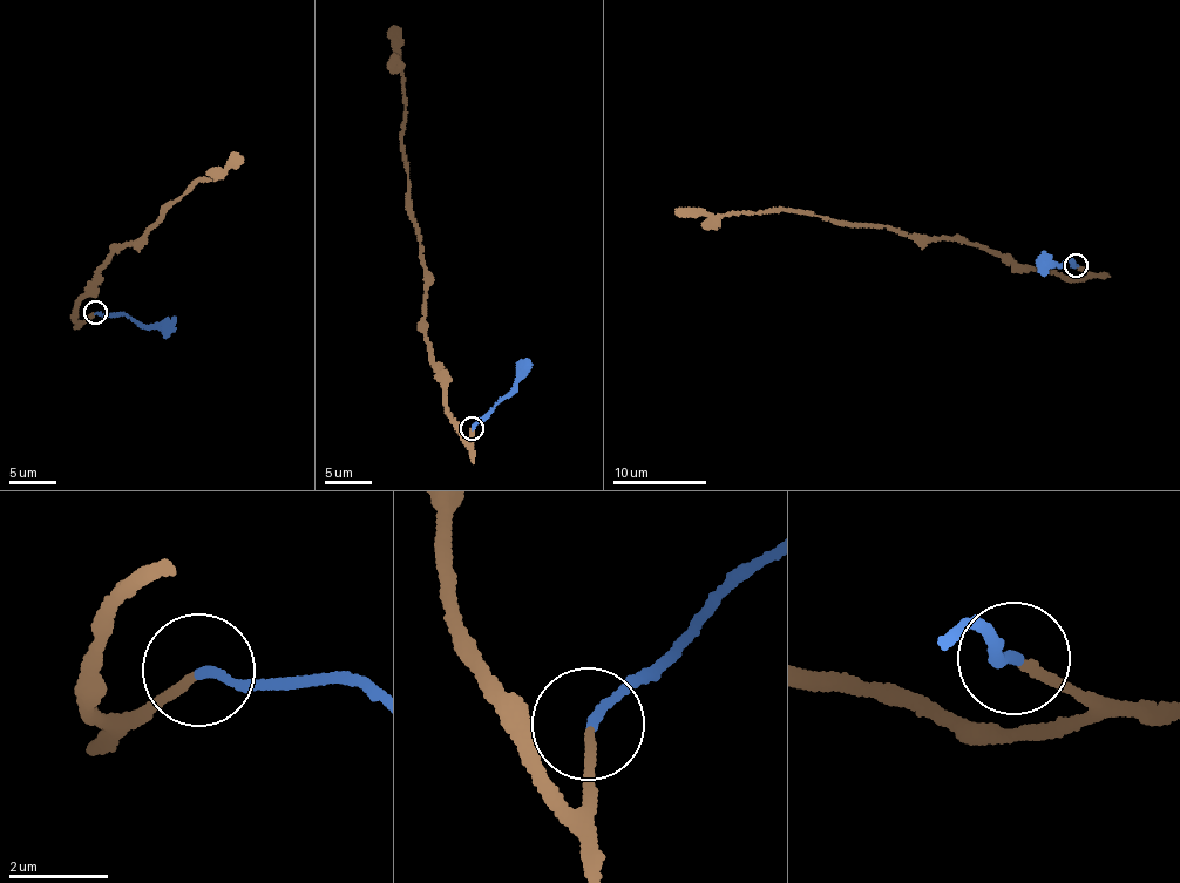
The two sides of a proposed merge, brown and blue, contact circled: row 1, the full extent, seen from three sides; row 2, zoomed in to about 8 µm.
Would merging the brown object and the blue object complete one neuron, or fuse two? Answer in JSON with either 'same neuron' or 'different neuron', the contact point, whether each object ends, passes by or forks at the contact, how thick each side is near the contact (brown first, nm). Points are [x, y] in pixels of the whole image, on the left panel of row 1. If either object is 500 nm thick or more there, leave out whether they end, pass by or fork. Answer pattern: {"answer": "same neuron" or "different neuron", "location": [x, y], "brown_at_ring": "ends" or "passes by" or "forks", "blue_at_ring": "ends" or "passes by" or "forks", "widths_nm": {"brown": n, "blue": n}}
{"answer": "same neuron", "location": [95, 312], "brown_at_ring": "ends", "blue_at_ring": "ends", "widths_nm": {"brown": 170, "blue": 180}}

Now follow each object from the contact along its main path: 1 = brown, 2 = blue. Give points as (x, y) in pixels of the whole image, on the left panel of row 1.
1: (95, 313), (75, 317), (107, 258), (238, 154)
2: (96, 313), (120, 312), (147, 326), (158, 324), (169, 333)

